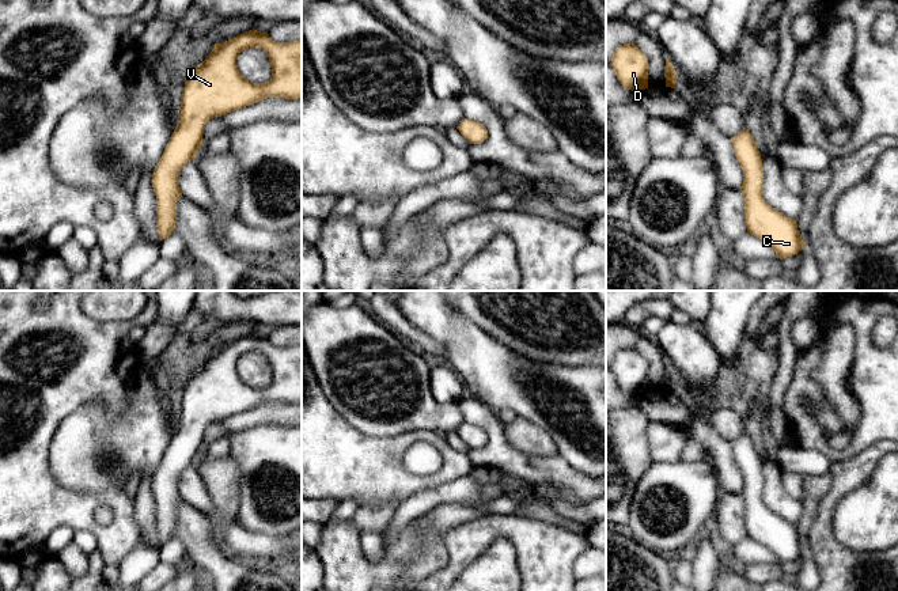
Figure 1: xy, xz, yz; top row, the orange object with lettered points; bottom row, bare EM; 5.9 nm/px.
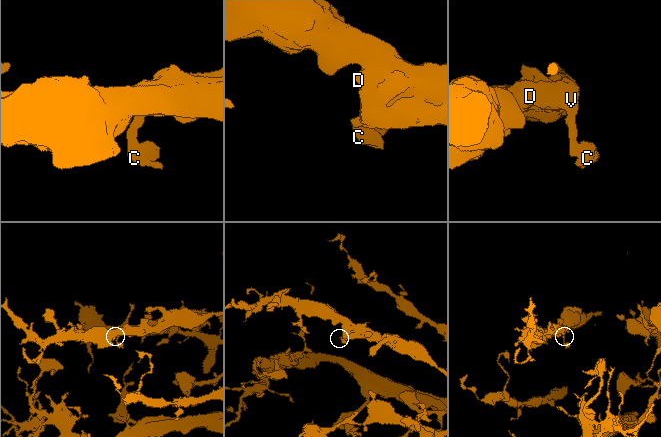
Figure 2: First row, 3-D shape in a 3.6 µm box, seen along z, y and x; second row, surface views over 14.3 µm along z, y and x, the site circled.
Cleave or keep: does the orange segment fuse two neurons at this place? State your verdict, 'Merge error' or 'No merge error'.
Merge error

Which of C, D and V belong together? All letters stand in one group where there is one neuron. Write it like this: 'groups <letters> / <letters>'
groups C / D V

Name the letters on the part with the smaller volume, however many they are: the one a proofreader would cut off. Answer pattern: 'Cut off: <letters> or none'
Cut off: C

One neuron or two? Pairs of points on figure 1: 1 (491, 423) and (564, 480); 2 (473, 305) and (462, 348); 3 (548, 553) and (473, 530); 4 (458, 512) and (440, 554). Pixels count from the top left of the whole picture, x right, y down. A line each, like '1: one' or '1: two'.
1: one
2: two
3: one
4: one

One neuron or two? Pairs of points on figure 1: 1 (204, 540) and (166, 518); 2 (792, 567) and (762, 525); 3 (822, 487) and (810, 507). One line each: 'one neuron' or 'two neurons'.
1: one neuron
2: one neuron
3: one neuron

